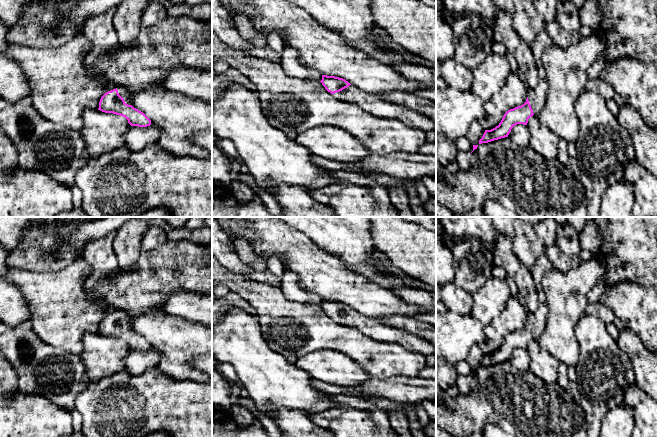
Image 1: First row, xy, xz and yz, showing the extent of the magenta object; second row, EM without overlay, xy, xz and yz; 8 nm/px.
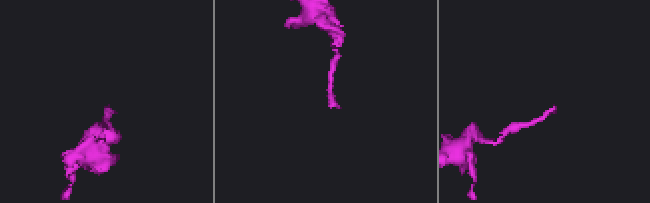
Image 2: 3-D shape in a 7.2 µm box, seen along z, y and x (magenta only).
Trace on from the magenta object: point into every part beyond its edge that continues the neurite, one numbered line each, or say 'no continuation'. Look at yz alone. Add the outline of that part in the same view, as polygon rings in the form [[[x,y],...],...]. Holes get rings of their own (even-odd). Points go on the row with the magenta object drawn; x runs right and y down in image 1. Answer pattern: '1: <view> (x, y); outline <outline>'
1: yz (536, 96); outline [[[546,78],[539,79],[535,88],[527,87],[527,97],[534,115],[538,115],[545,105],[547,92],[549,89]]]

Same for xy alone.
1: xy (123, 92); outline [[[119,86],[117,88],[119,95],[124,99],[125,103],[128,105],[132,105],[131,99],[130,99],[130,91],[122,86]]]

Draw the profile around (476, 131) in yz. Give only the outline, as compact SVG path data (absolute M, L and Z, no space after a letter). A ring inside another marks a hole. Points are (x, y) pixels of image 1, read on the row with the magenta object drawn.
M475 120L470 124L466 137L473 145L479 145L479 140L482 138L484 132L483 127Z

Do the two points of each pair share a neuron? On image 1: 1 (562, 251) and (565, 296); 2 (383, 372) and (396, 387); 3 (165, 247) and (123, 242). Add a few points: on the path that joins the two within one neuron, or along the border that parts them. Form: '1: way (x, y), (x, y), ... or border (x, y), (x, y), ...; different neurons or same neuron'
1: border (582, 261), (567, 272), (560, 272), (554, 268); different neurons
2: border (370, 375), (381, 378), (411, 377); different neurons
3: border (149, 227), (141, 241), (139, 258), (132, 266); different neurons

